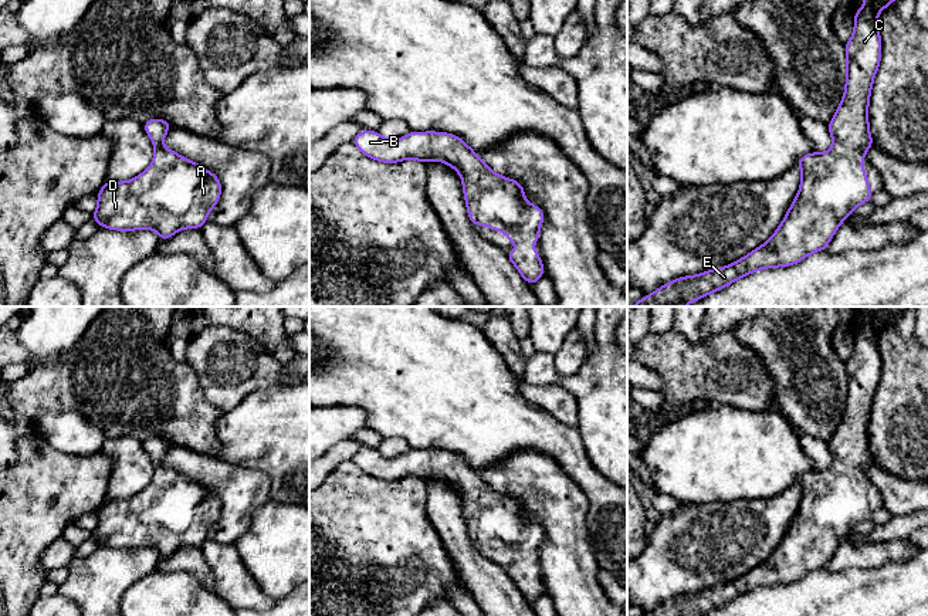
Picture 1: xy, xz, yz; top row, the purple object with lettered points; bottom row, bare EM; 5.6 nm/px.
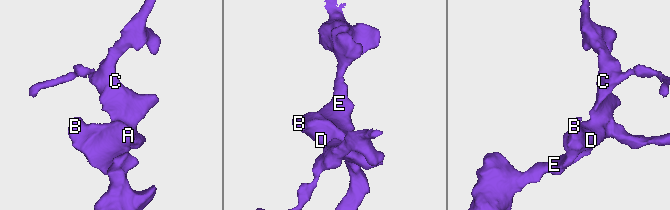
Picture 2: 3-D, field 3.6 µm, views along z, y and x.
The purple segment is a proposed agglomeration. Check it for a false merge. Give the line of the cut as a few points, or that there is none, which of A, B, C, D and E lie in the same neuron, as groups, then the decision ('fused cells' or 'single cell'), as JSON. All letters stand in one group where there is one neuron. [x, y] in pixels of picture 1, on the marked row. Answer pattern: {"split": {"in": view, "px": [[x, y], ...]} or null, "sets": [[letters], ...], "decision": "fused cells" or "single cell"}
{"split": null, "sets": [["A", "B", "C", "D", "E"]], "decision": "single cell"}

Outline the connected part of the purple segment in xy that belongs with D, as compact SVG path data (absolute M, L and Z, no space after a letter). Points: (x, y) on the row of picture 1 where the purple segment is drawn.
M149 119L142 123L150 136L155 155L152 165L128 182L105 182L96 193L98 207L91 214L99 227L119 231L152 229L165 241L180 229L201 229L209 211L219 203L221 183L219 177L203 166L163 148L163 138L173 126L165 119Z

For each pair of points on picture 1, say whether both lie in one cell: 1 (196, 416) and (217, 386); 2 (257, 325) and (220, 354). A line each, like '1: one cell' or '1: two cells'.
1: two cells
2: two cells

